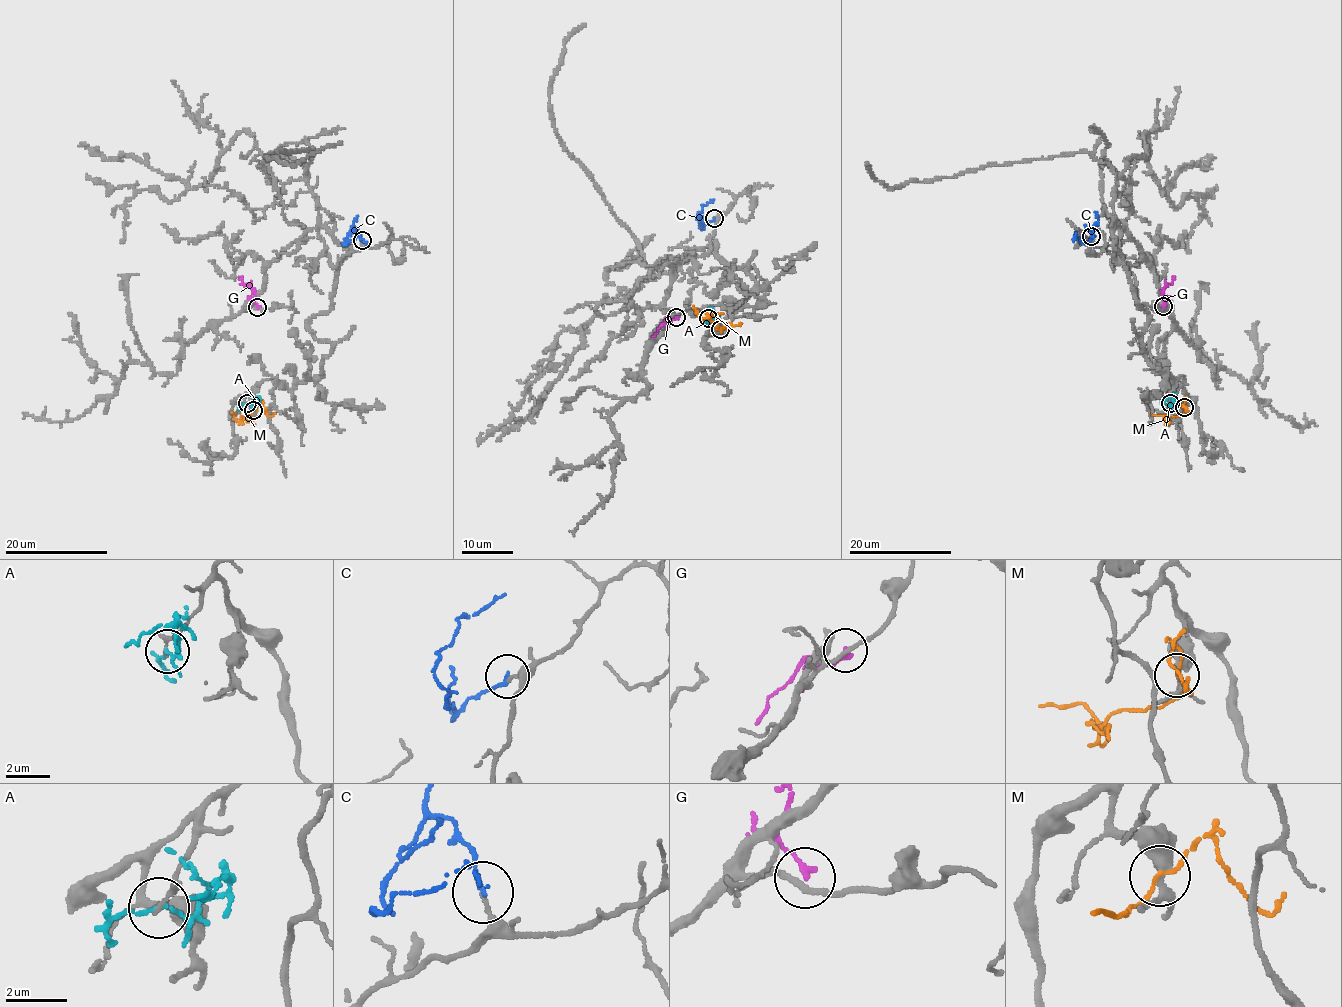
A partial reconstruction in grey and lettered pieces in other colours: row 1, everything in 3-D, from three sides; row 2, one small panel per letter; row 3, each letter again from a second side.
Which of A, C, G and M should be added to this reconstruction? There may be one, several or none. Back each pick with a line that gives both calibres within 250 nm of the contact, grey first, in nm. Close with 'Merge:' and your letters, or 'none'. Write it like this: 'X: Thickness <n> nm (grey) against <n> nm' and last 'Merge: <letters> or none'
C: Thickness 120 nm (grey) against 140 nm
Merge: C

